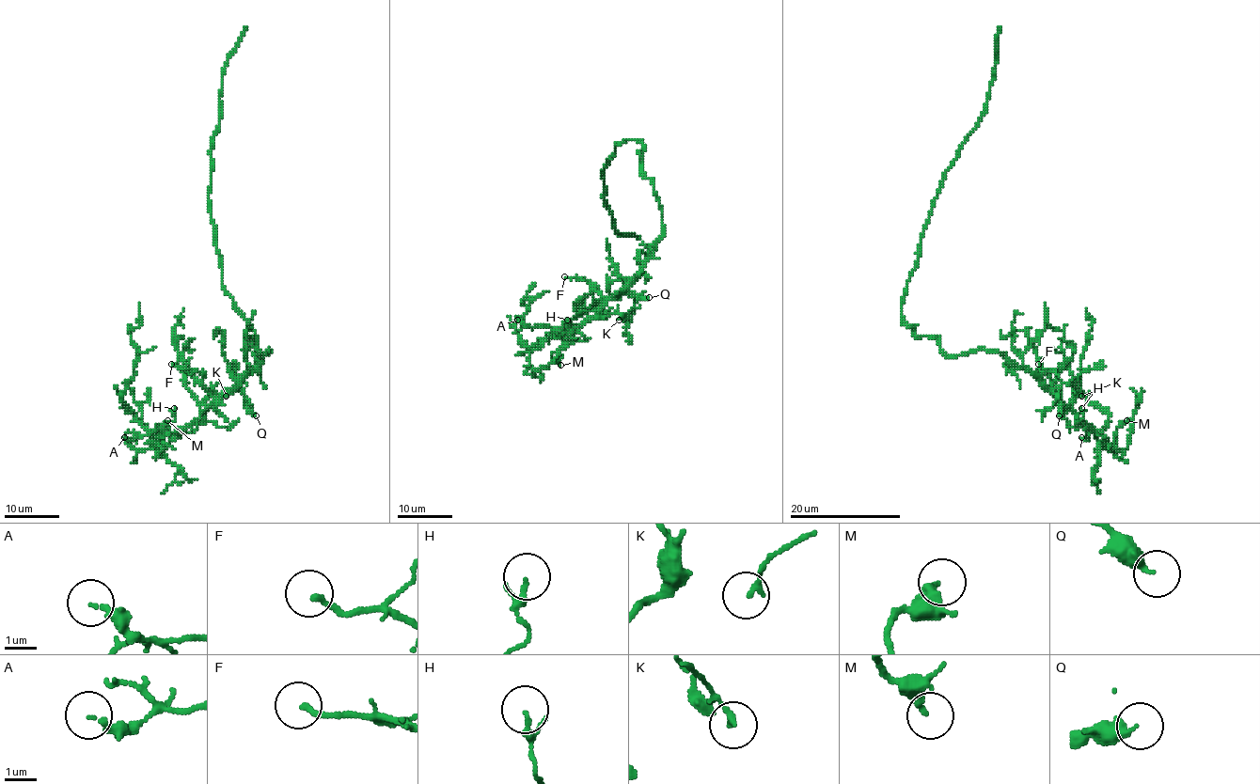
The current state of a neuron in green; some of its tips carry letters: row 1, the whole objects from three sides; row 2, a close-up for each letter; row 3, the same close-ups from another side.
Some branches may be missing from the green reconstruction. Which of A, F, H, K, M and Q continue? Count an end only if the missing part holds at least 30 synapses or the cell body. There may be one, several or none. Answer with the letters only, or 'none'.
M

